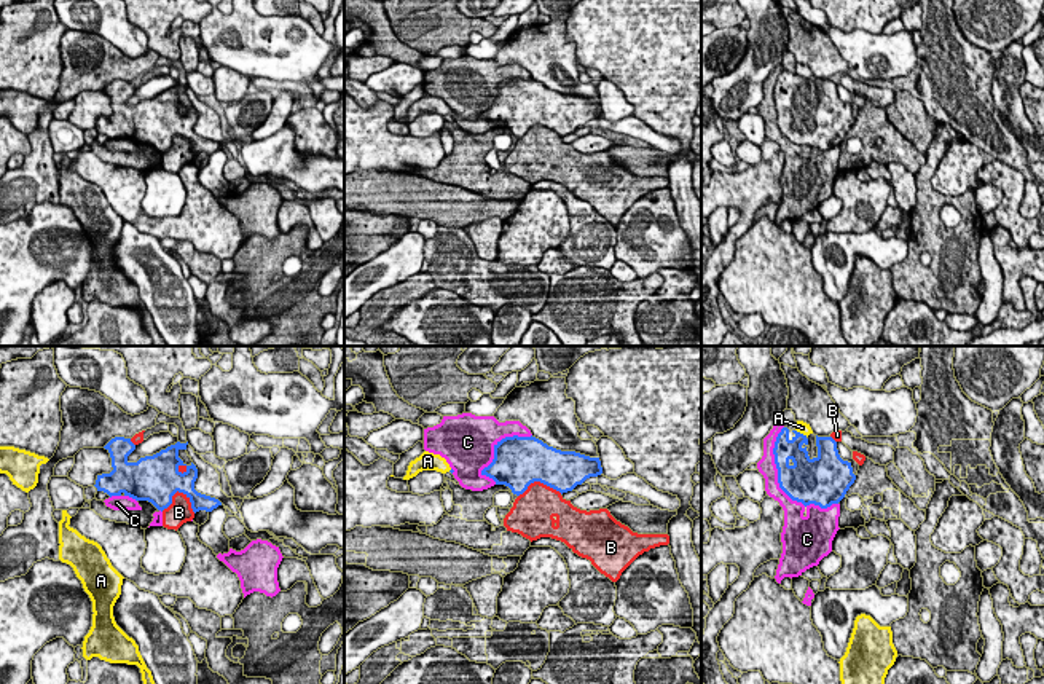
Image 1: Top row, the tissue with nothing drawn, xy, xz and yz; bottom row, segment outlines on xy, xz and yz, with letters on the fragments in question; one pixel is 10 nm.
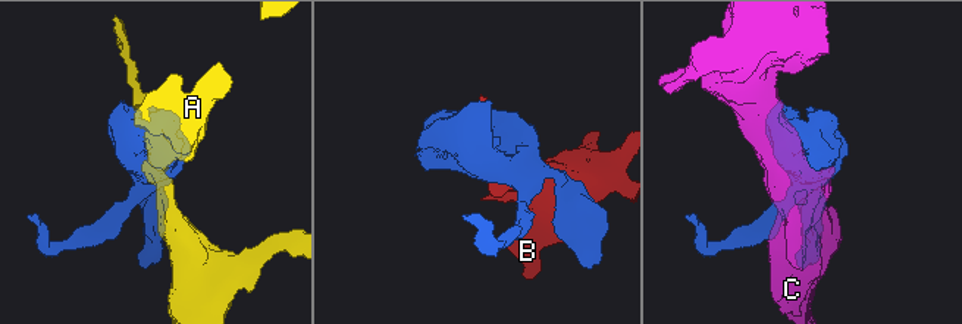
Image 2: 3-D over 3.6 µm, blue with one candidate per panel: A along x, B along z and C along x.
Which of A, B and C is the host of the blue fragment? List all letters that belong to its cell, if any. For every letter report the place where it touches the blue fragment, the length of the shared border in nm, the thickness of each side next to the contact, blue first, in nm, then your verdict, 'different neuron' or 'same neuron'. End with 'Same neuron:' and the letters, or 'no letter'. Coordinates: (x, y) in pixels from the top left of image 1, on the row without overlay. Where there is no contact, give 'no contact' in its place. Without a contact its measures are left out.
A: meets blue in yz at (802, 77); contact 140 nm long; 220 nm thick on the blue side, 120 nm on the other; same neuron
B: meets blue in xy at (179, 134); contact 360 nm long; 440 nm thick on the blue side, 240 nm on the other; different neuron
C: meets blue in yz at (780, 128); contact 950 nm long; 420 nm thick on the blue side, 180 nm on the other; different neuron
Same neuron: A

